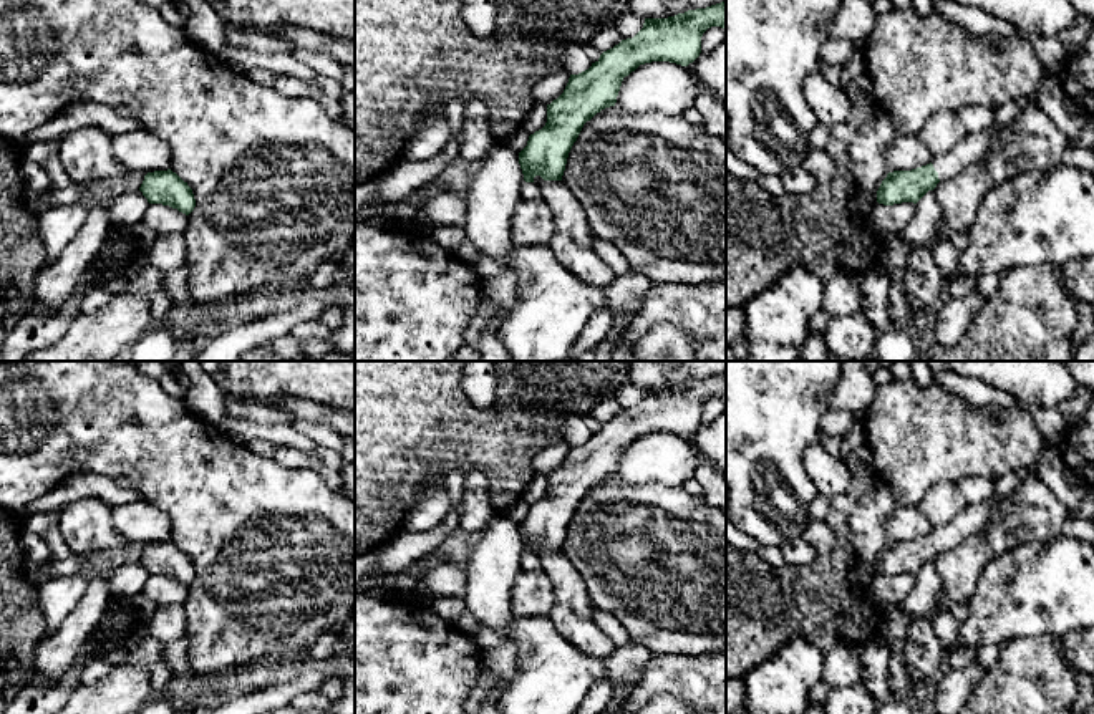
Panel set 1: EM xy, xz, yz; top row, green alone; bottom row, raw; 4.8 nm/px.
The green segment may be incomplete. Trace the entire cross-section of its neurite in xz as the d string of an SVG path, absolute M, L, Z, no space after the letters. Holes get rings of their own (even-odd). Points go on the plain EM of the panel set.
M726 373L668 389L645 389L633 409L603 422L588 441L570 446L564 464L547 475L545 497L530 505L519 523L524 552L534 553L535 547L562 552L583 495L615 477L623 449L651 432L688 437L699 427L701 408L711 398L726 401Z

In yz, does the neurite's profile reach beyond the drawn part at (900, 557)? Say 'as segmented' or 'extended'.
extended

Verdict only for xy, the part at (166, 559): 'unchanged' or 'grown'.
unchanged

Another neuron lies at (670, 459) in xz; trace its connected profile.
M651 432L623 449L615 479L630 485L660 482L666 487L683 487L695 479L698 462L699 456L686 437Z

